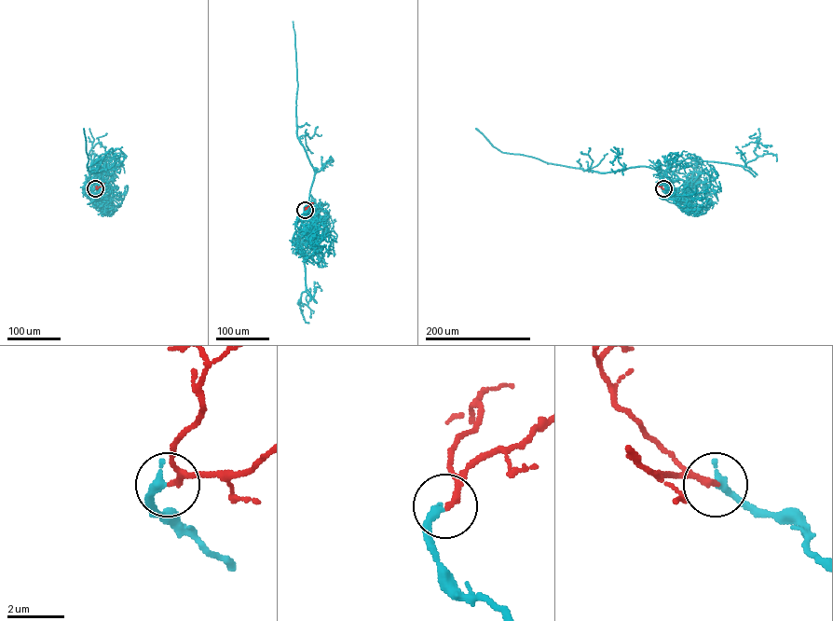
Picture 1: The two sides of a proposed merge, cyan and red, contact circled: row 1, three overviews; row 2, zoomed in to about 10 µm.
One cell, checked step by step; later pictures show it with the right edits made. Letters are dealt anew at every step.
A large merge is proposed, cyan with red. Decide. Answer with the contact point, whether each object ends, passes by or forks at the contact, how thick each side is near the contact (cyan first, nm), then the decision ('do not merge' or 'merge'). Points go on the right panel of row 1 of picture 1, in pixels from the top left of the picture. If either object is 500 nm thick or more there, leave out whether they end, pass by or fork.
at (663, 188); cyan ends there; red ends there; 320 nm thick on the cyan side, 220 nm on the other; do not merge

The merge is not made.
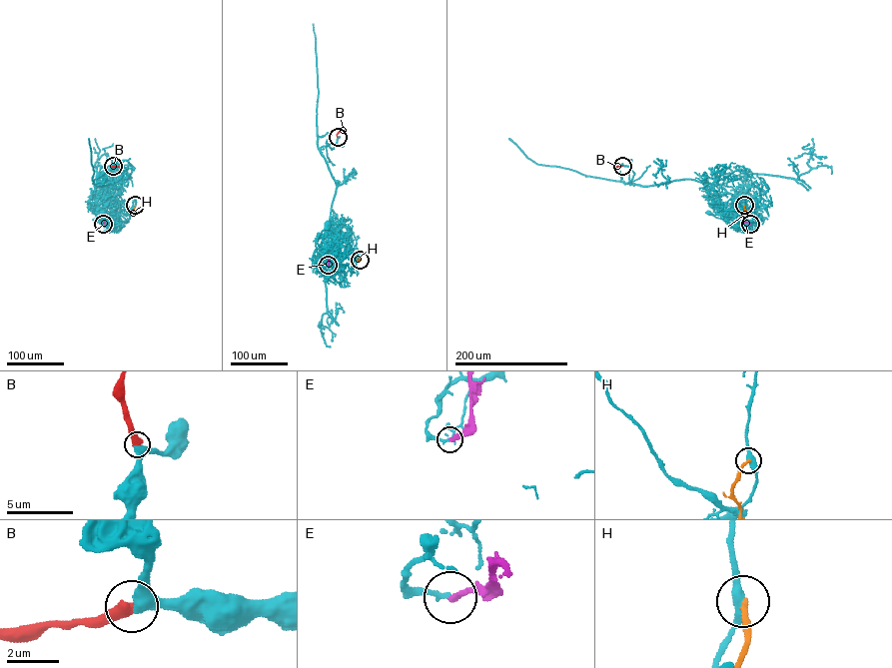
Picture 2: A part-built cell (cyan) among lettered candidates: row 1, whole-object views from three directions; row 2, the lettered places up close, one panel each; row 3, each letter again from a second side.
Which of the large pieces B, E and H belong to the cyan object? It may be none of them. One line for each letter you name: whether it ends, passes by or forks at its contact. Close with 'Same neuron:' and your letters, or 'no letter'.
B: It ends there
Same neuron: B

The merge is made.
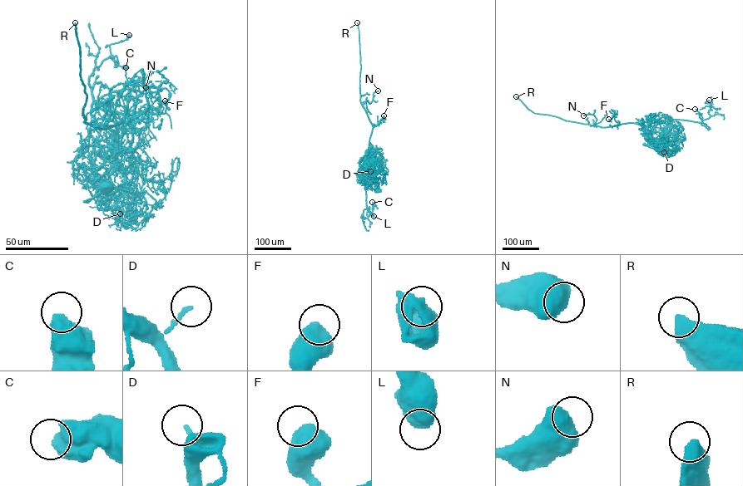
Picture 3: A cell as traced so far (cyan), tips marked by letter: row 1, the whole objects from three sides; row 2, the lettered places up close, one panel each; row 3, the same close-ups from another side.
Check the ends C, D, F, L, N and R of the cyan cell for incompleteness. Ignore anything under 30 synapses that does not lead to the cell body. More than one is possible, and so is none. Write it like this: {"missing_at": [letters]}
{"missing_at": ["R"]}

